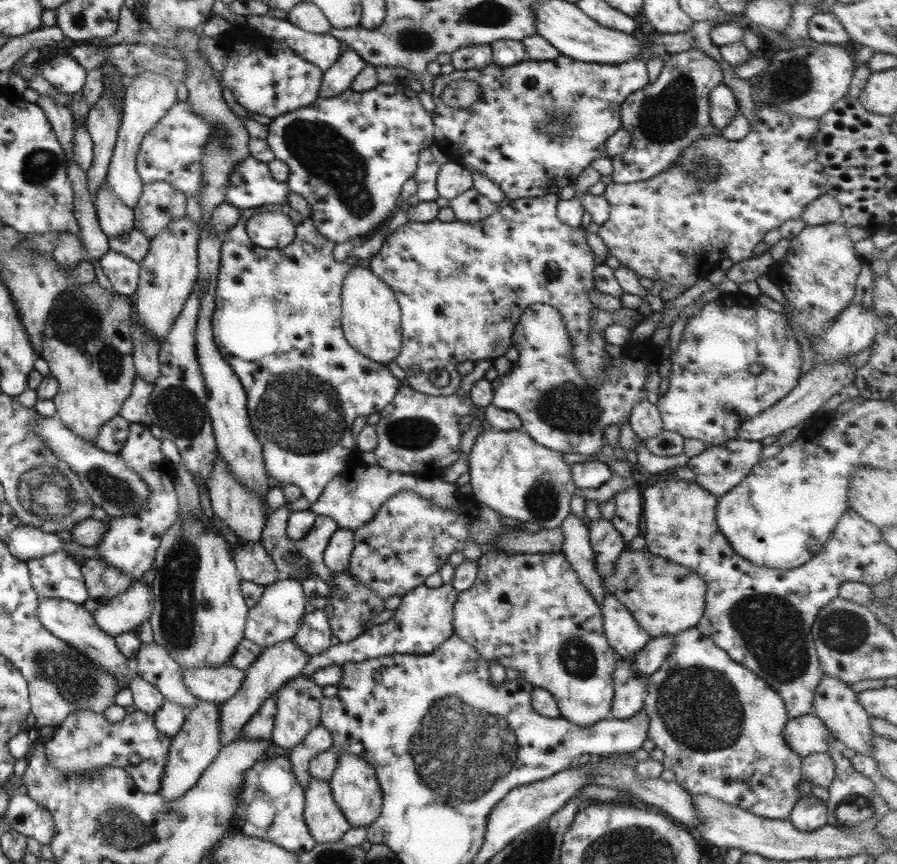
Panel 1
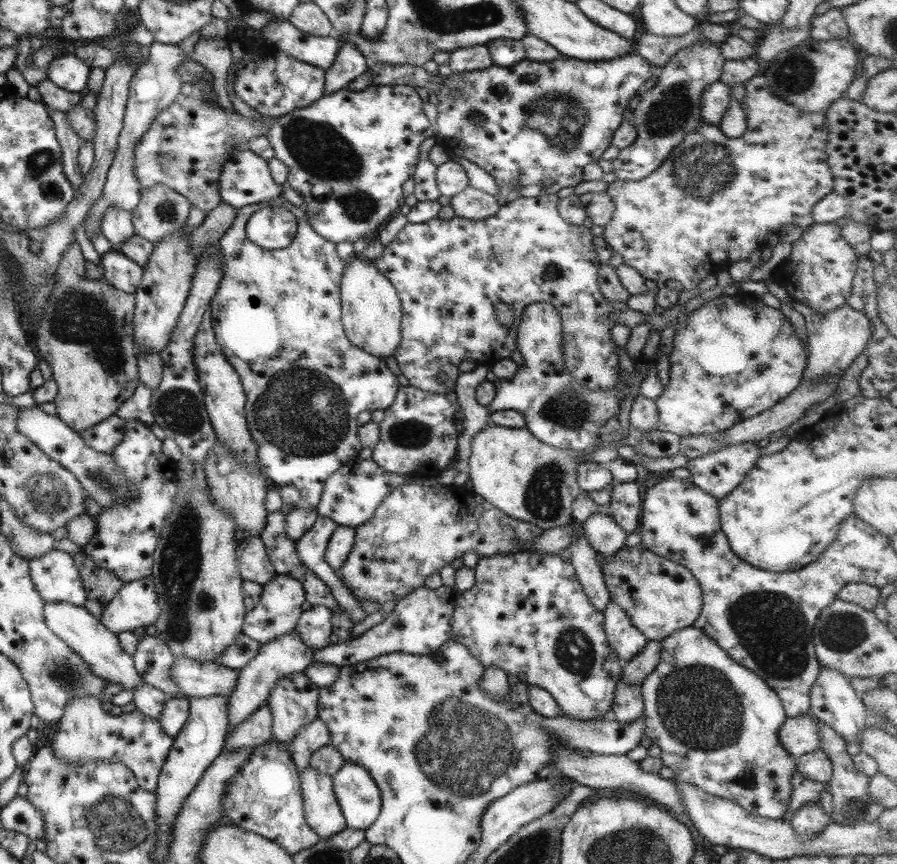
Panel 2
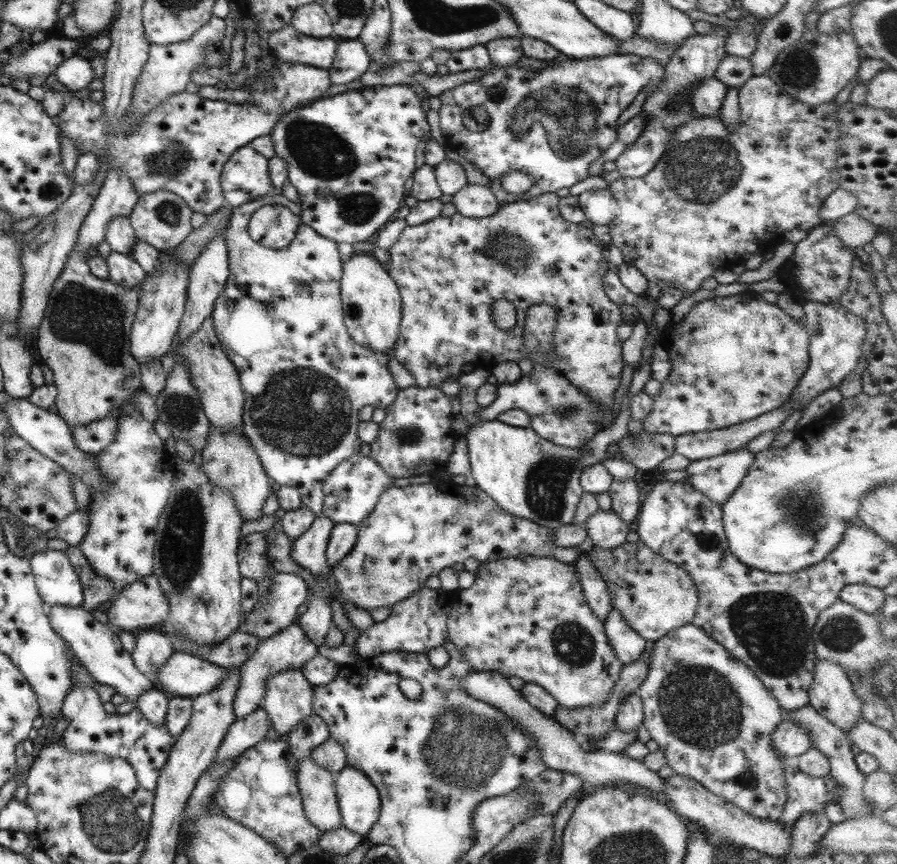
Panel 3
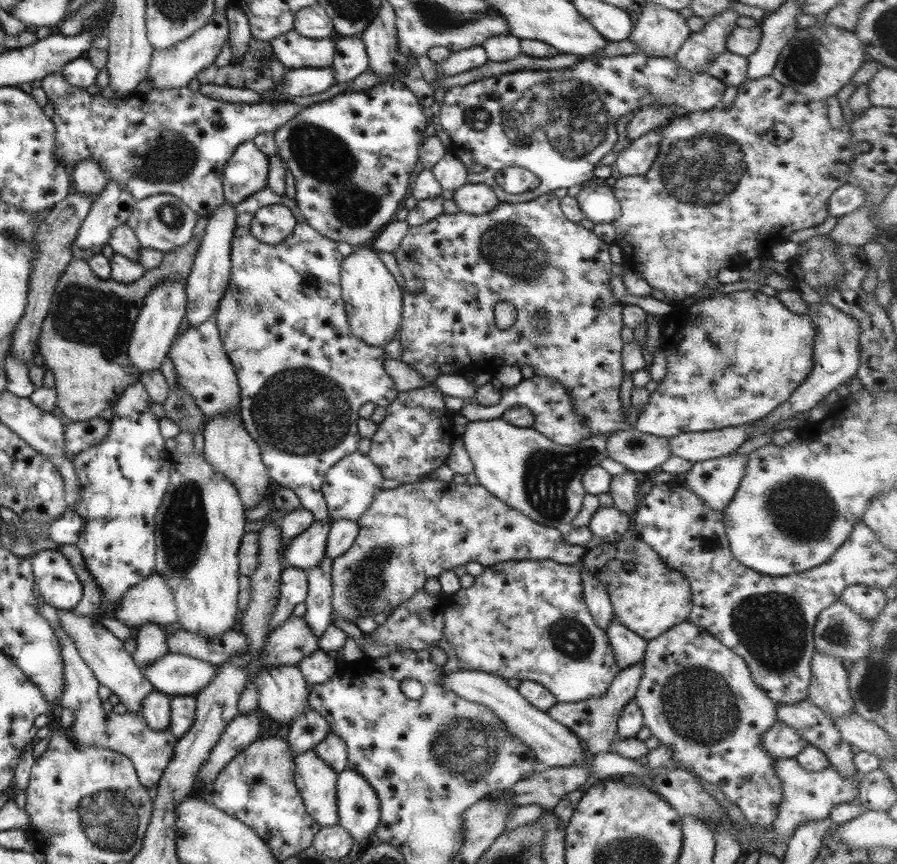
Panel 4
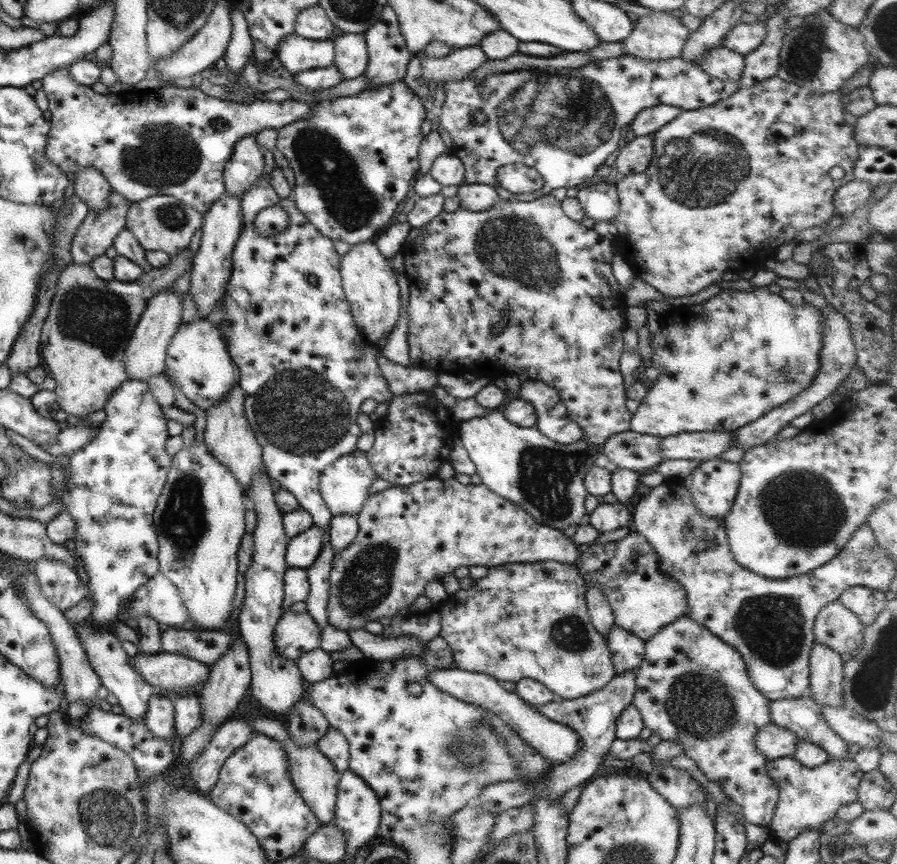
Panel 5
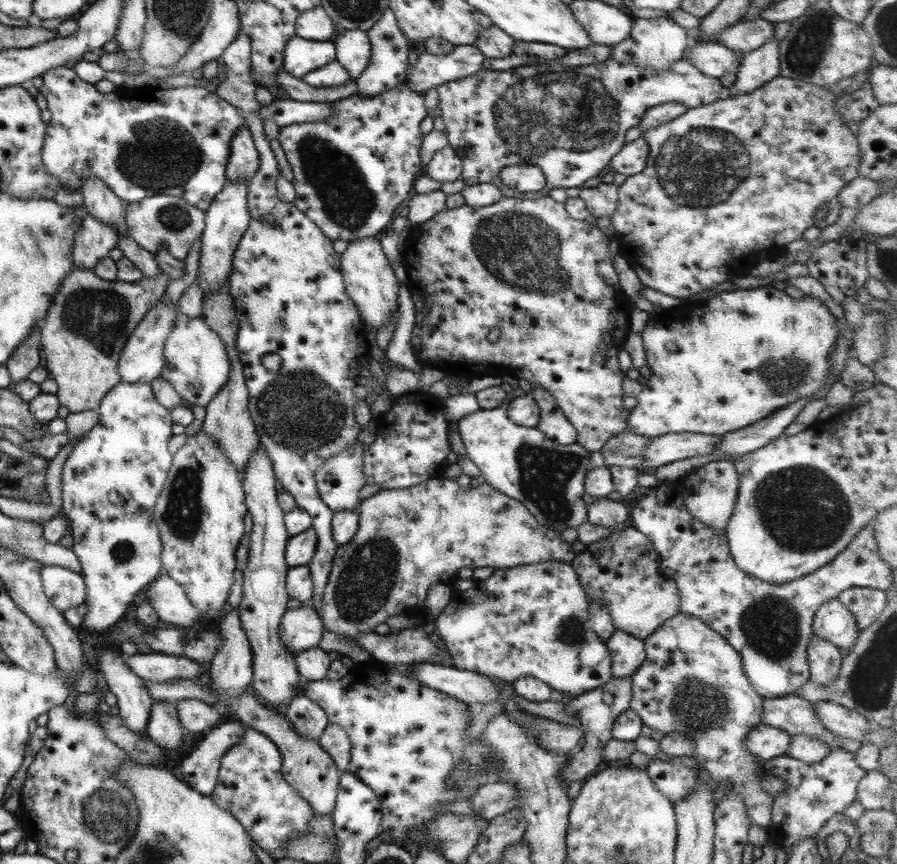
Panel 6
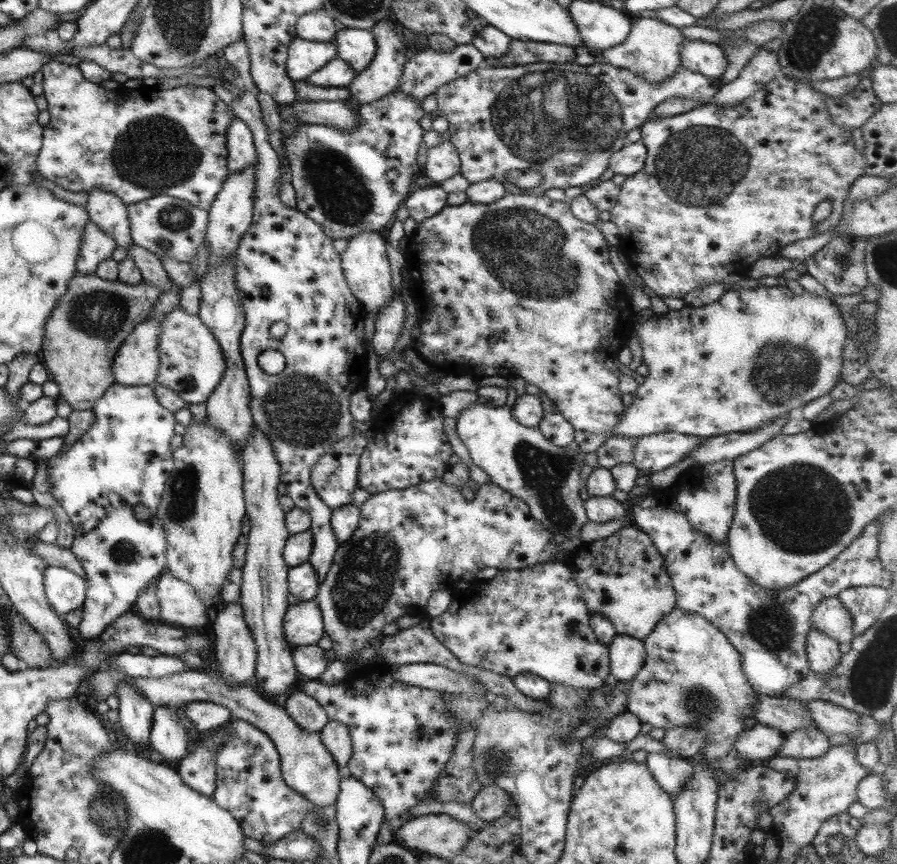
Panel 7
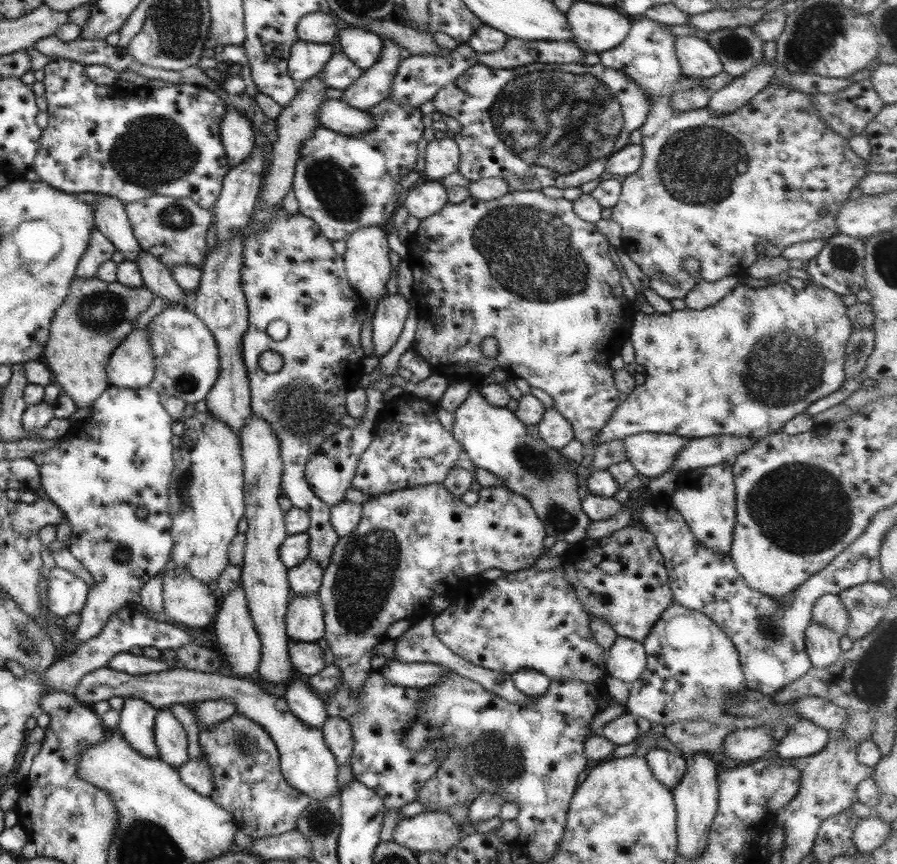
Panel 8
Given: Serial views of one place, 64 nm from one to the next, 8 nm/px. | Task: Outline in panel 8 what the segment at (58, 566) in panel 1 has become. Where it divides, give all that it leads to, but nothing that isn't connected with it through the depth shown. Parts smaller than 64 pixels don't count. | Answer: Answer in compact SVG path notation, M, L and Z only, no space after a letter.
M53 567L45 575L48 612L59 620L71 614L79 615L89 588L87 584L63 568Z

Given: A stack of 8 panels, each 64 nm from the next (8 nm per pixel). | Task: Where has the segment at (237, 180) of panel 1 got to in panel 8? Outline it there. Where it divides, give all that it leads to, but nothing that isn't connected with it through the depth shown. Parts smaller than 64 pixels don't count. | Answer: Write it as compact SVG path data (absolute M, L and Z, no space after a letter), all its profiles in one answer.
M236 110L226 111L219 124L219 137L230 168L249 157L254 146L254 130L250 121Z

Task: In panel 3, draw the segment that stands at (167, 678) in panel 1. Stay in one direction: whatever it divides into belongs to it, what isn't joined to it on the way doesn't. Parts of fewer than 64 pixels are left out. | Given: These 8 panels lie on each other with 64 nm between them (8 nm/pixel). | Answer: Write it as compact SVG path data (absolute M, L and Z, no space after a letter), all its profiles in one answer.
M145 627L137 636L130 658L135 668L151 681L151 686L159 689L159 684L155 682L155 671L166 664L171 654L173 647L170 638L165 637L161 631L153 630L152 627Z

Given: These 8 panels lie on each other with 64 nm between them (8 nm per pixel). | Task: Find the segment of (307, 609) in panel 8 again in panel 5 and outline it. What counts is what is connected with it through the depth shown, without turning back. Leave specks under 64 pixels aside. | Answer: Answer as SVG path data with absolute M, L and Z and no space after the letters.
M307 612L282 614L273 630L276 654L286 660L296 661L301 654L319 647L320 630Z

